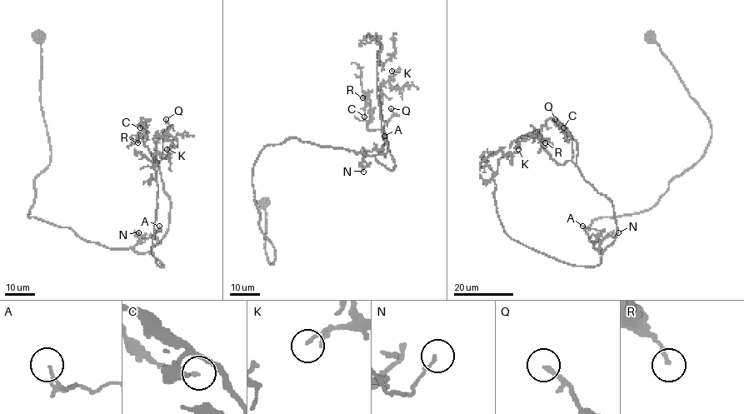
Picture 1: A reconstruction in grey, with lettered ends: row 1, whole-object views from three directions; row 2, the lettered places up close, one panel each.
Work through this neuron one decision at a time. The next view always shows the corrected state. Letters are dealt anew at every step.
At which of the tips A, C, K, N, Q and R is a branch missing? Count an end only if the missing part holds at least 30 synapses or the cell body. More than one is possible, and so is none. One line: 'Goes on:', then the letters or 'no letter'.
Goes on: Q

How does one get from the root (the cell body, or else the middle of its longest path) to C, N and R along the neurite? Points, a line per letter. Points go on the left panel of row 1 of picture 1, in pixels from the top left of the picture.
C: (37, 36), (51, 160), (29, 217), (110, 248), (157, 245), (171, 200), (146, 119), (140, 127)
N: (37, 36), (51, 160), (35, 178), (27, 216), (110, 248), (133, 246), (143, 236), (138, 232)
R: (37, 36), (51, 160), (27, 216), (148, 252), (168, 228), (171, 200), (143, 118), (137, 142)

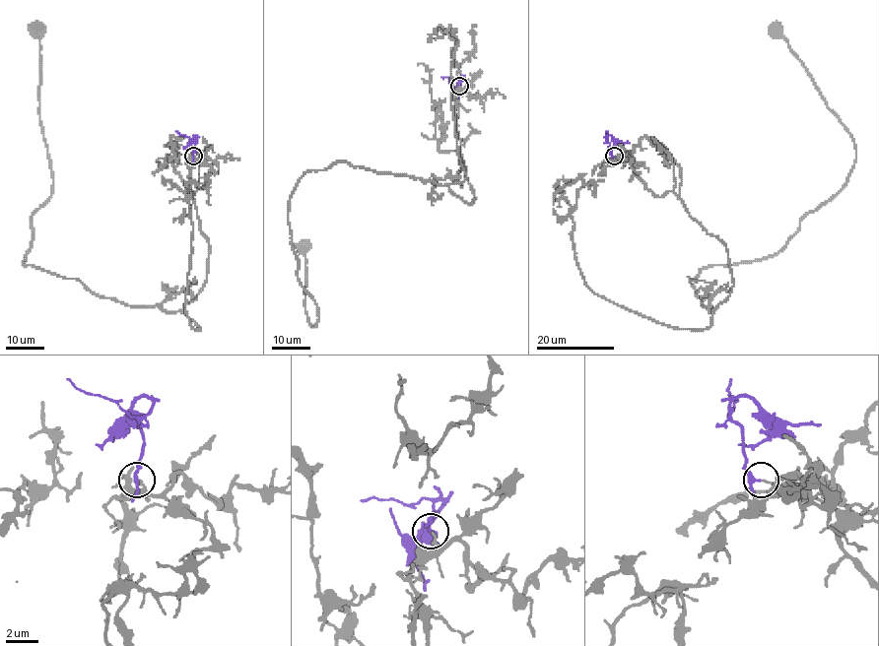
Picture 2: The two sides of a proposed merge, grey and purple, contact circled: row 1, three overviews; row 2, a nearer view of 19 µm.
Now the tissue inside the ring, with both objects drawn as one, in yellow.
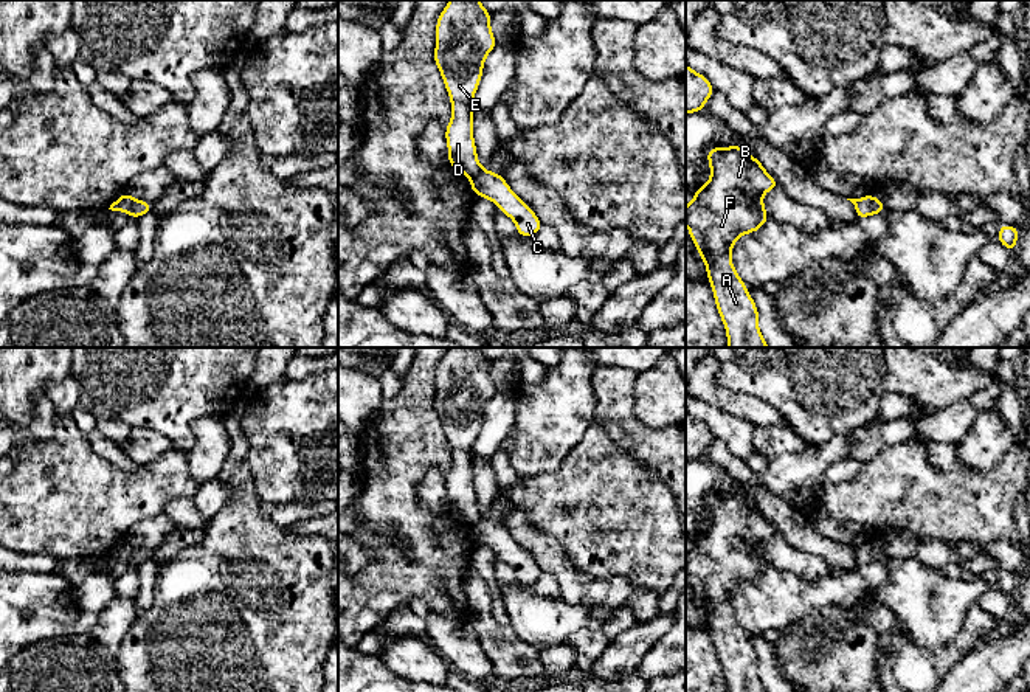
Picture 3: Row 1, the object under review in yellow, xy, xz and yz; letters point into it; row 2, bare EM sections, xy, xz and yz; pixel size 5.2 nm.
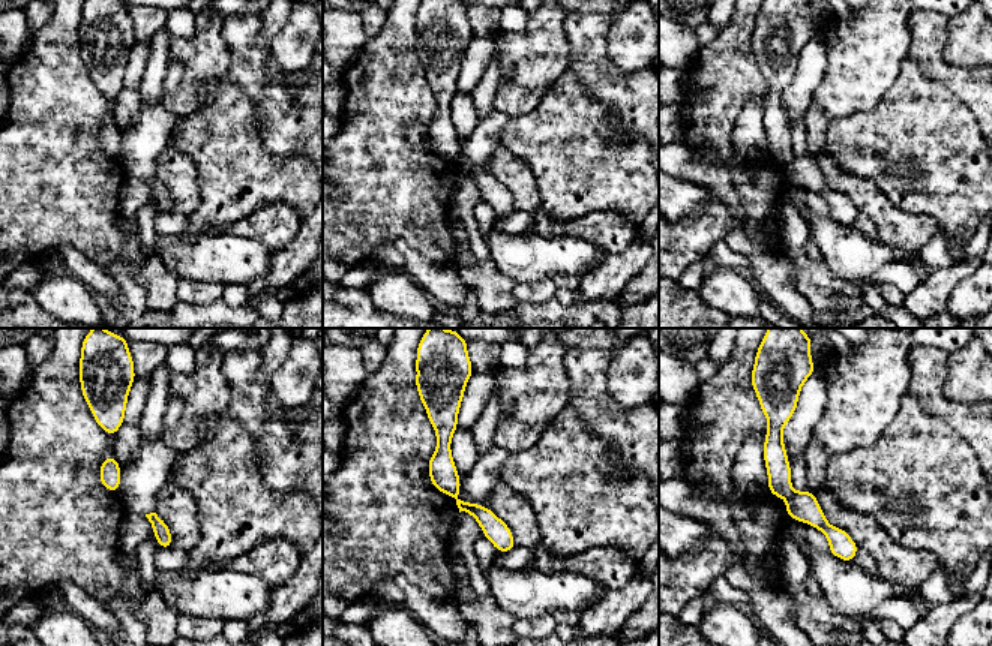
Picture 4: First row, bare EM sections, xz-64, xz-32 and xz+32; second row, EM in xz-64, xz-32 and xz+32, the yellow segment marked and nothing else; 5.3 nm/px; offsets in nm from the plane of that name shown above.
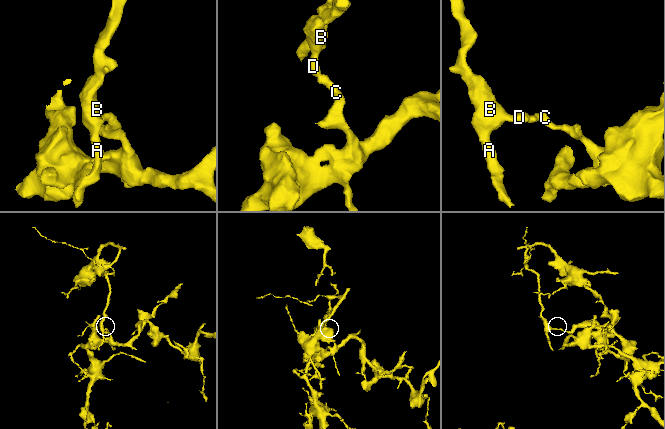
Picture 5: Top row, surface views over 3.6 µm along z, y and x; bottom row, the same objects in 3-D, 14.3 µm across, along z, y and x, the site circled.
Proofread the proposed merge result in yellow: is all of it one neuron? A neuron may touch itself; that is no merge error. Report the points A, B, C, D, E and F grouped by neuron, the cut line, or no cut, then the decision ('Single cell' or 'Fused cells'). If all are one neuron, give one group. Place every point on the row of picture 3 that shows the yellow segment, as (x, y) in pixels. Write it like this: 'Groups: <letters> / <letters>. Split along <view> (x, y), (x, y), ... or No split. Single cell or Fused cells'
Groups: A B D E F / C. Split along xy (134, 199), (127, 211). Fused cells

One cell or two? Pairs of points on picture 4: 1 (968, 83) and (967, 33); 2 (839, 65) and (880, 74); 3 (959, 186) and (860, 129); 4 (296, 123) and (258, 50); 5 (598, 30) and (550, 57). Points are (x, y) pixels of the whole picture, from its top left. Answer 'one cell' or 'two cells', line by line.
1: two cells
2: one cell
3: one cell
4: one cell
5: two cells

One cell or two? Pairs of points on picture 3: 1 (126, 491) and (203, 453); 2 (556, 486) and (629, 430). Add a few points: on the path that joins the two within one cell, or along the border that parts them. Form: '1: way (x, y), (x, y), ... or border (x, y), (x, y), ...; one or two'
1: border (185, 453), (188, 472), (199, 484); two
2: border (594, 419), (613, 439), (622, 442), (642, 463); two

